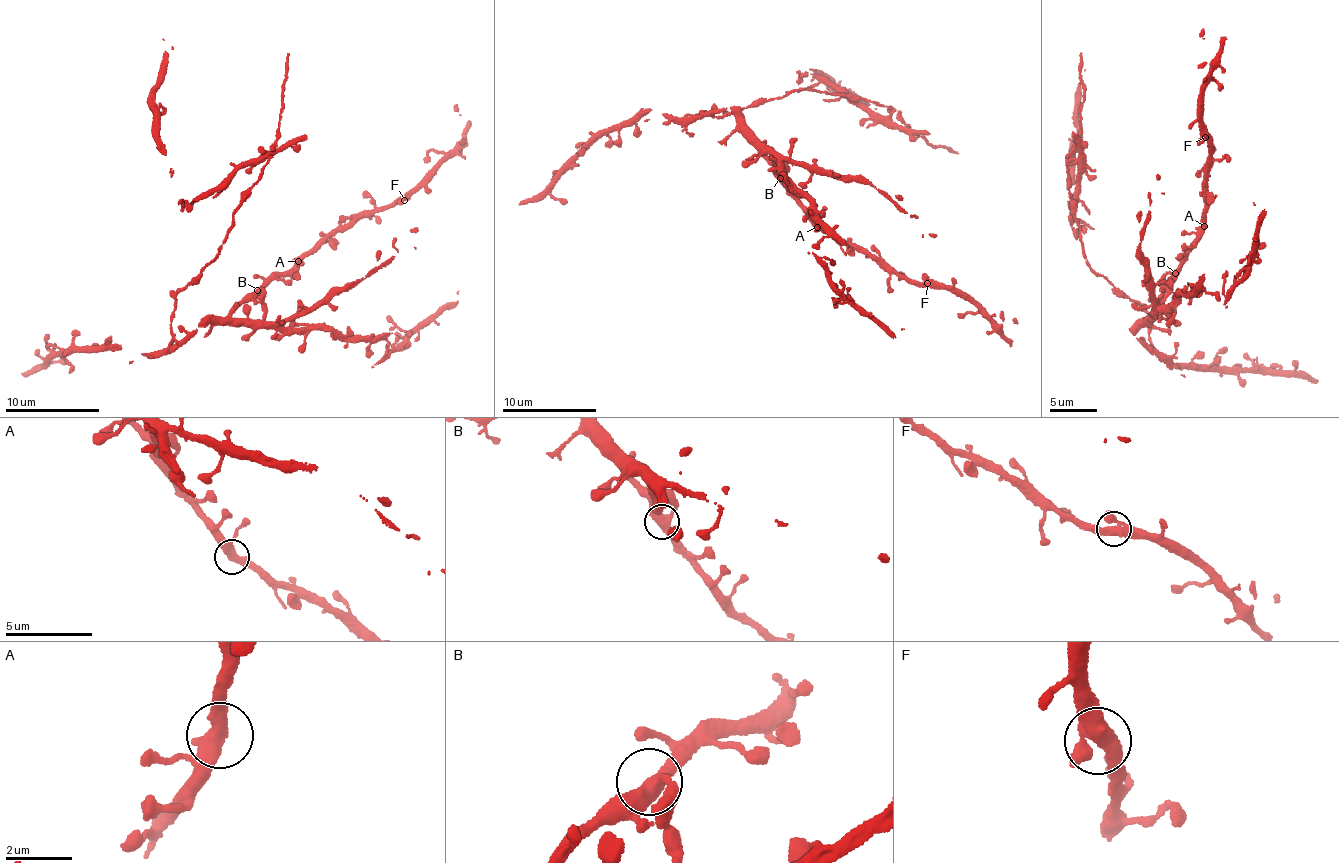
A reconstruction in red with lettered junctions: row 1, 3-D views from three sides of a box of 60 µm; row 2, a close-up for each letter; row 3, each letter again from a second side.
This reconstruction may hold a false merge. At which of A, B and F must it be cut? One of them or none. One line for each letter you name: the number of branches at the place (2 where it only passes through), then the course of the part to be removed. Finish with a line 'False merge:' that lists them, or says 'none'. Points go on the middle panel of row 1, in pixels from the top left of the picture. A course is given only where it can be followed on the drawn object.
False merge: none

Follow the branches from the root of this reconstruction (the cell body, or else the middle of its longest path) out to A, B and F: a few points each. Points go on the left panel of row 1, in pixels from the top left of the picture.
A: (175, 301), (171, 335), (176, 340), (190, 339), (195, 329), (227, 316), (298, 260)
B: (175, 301), (170, 328), (171, 335), (180, 340), (190, 339), (205, 323), (214, 324), (227, 316), (257, 290)
F: (175, 301), (171, 335), (176, 340), (190, 339), (195, 329), (227, 316), (326, 240), (404, 200)

